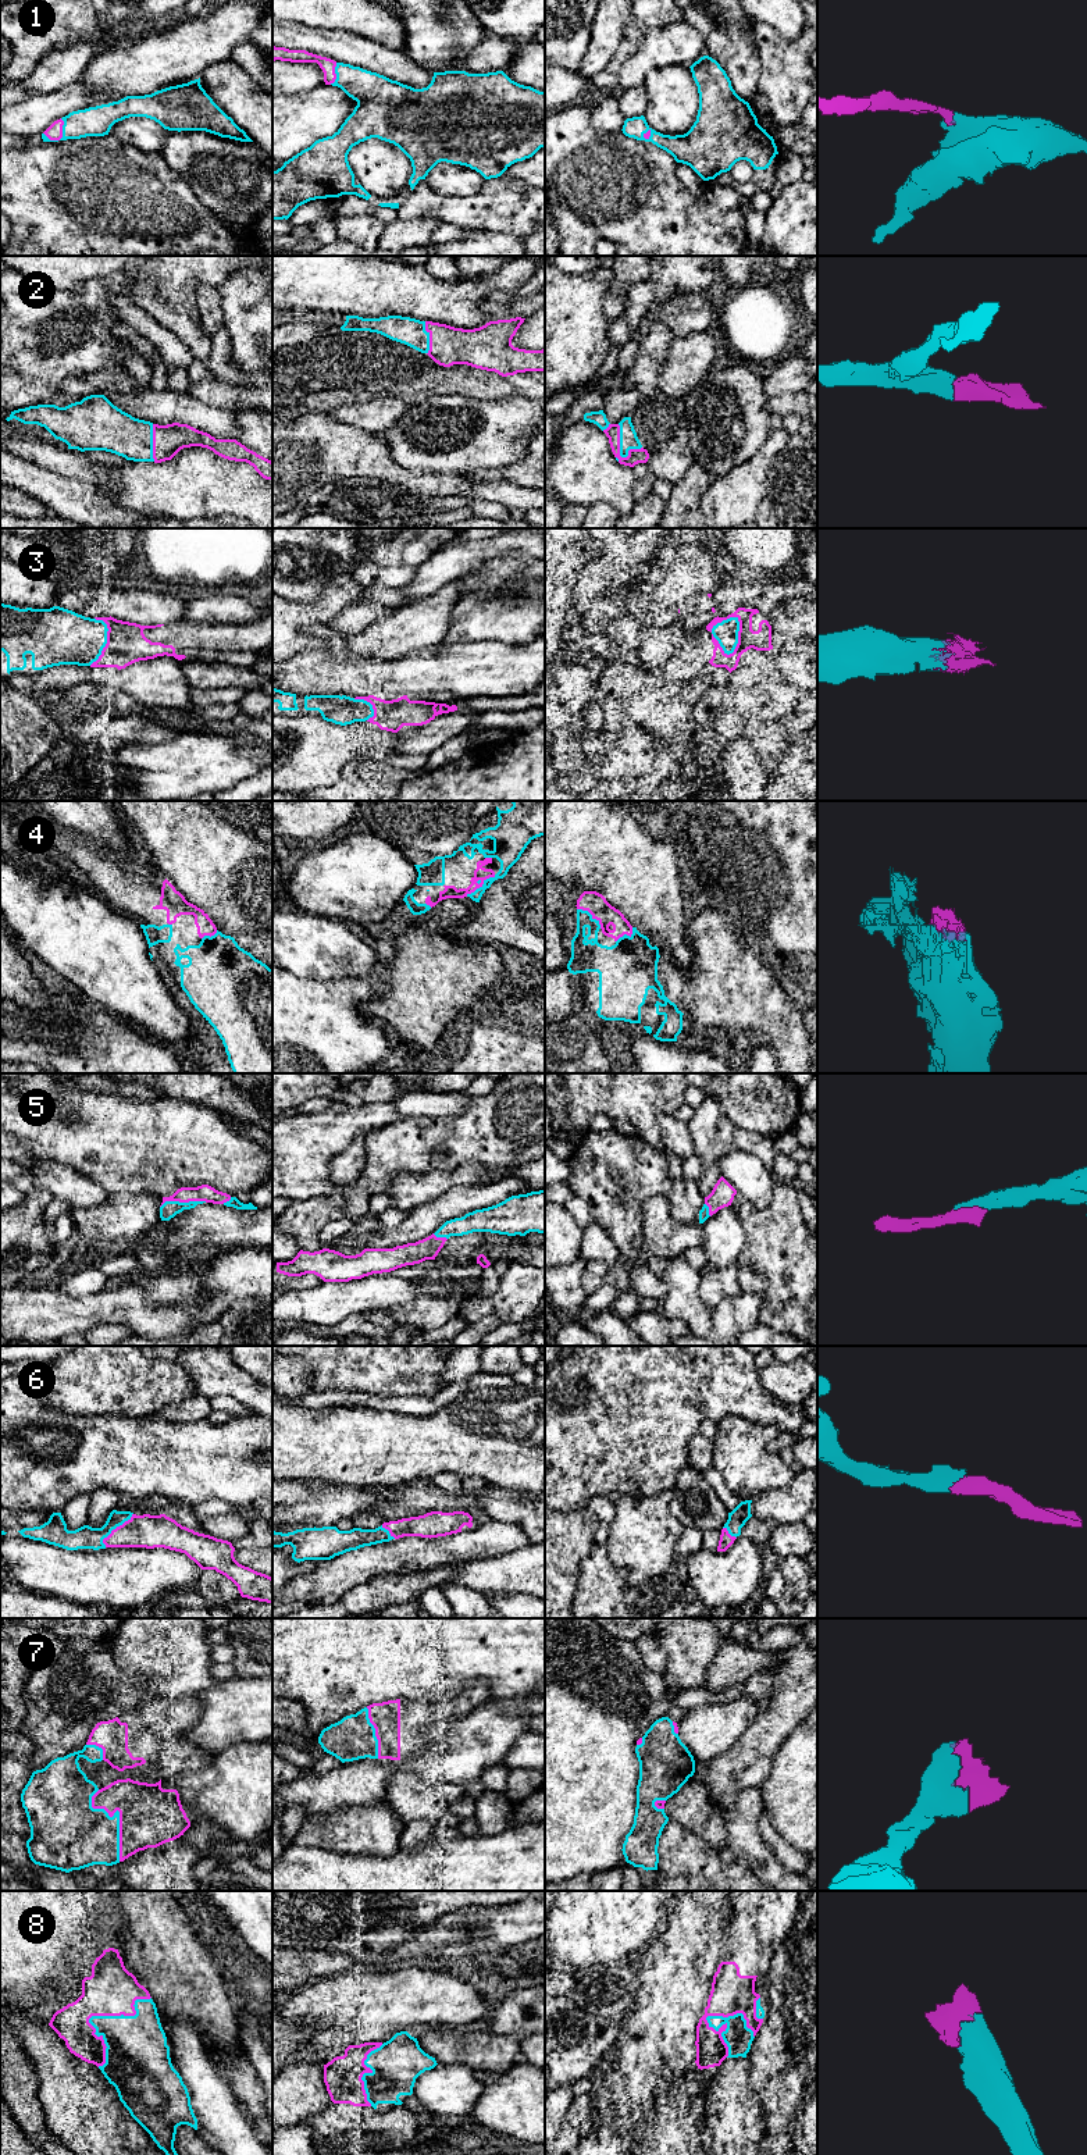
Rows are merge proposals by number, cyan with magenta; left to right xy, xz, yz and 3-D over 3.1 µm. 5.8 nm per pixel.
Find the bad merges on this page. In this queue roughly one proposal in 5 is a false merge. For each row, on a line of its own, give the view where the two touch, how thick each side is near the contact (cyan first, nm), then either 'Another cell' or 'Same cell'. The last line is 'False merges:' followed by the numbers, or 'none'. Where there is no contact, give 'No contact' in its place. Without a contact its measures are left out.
1: Touches cyan in xy. Thickness 180 nm (cyan) against 100 nm. Same cell
2: Touches cyan in yz. Thickness 110 nm (cyan) against 90 nm. Same cell
3: Touches cyan in yz. Thickness 140 nm (cyan) against 120 nm. Same cell
4: Touches cyan in xz. Thickness 140 nm (cyan) against 80 nm. Same cell
5: Touches cyan in xy. Thickness 100 nm (cyan) against 100 nm. Same cell
6: Touches cyan in xy. Thickness 130 nm (cyan) against 190 nm. Same cell
7: Touches cyan in xy. Thickness 360 nm (cyan) against 360 nm. Same cell
8: Touches cyan in xy. Thickness 300 nm (cyan) against 300 nm. Same cell
False merges: none

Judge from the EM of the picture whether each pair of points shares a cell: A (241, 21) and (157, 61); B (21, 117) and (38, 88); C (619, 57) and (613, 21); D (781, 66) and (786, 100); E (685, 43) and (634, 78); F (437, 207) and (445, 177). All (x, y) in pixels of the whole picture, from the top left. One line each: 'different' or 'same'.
A: same
B: different
C: different
D: same
E: same
F: different

